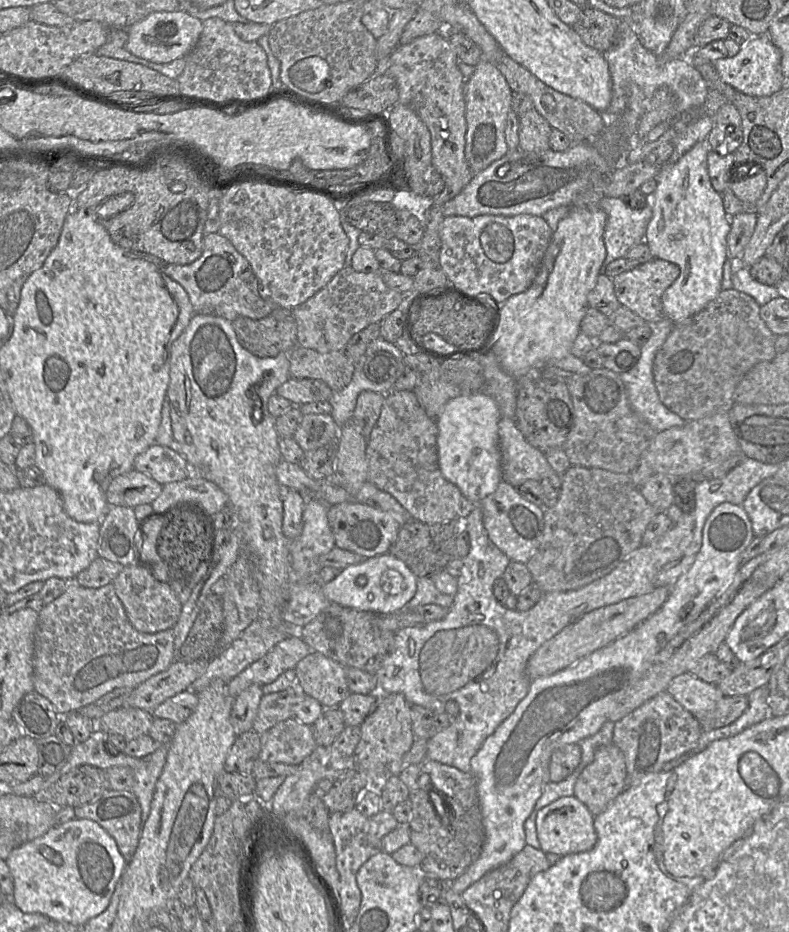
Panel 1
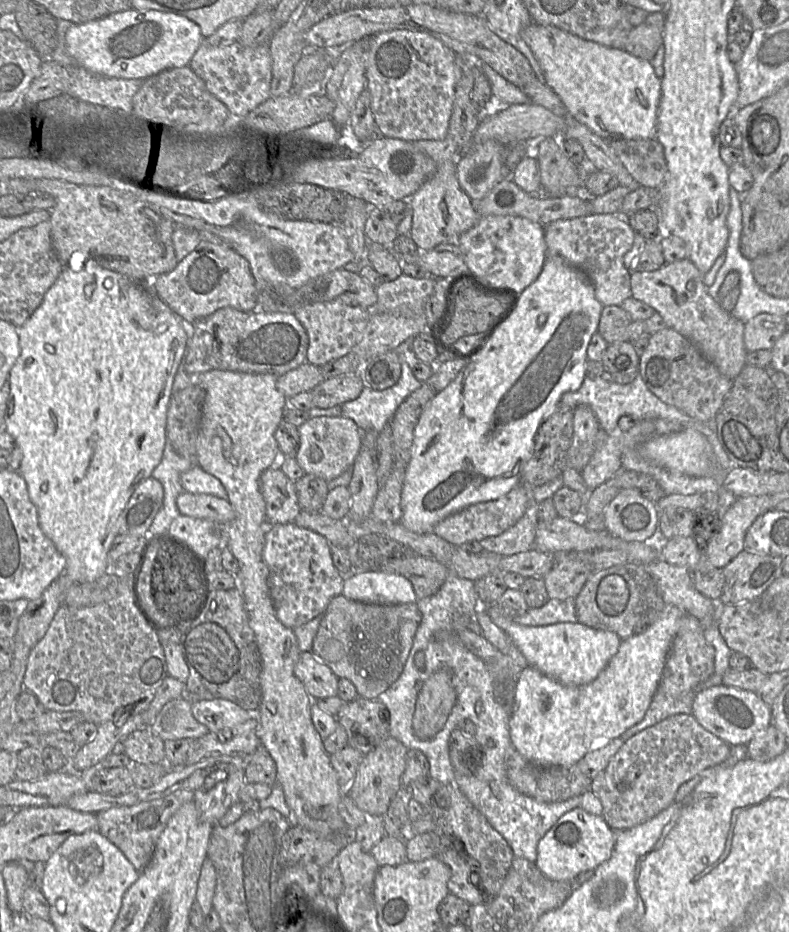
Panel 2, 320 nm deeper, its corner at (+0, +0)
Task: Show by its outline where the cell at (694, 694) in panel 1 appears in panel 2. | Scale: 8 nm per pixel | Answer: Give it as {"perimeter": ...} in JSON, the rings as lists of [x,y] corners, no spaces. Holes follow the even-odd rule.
{"perimeter":[[[718,685],[695,694],[692,715],[707,731],[729,745],[747,745],[759,732],[772,724],[772,710],[756,692]]]}

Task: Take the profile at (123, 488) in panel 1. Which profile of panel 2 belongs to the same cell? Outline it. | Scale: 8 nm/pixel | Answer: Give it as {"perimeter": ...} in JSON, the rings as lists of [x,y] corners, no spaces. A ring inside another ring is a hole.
{"perimeter":[[[184,491],[177,497],[177,506],[182,515],[209,519],[219,525],[235,519],[235,511],[228,500],[210,494]]]}

